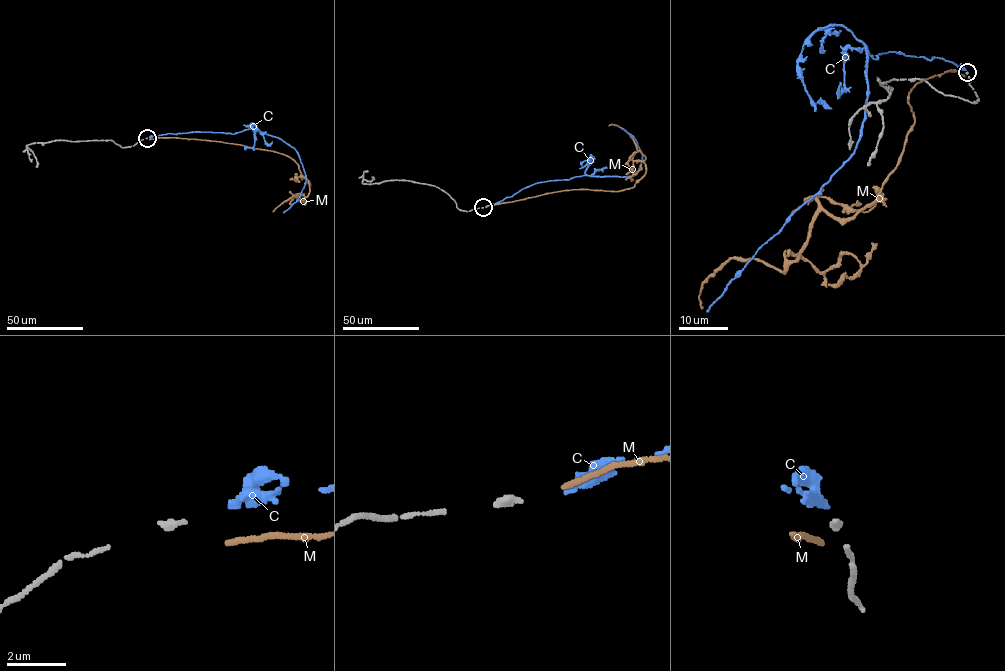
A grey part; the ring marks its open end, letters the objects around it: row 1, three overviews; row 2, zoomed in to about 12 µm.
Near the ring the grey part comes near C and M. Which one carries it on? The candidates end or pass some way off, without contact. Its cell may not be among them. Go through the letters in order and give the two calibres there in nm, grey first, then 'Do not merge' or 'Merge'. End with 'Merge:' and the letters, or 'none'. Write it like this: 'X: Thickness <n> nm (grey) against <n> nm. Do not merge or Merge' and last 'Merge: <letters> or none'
C: Thickness 240 nm (grey) against 280 nm. Merge
M: Thickness 240 nm (grey) against 180 nm. Do not merge
Merge: C

